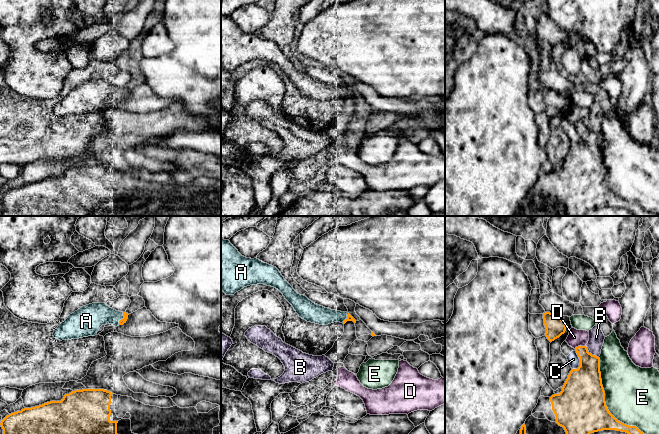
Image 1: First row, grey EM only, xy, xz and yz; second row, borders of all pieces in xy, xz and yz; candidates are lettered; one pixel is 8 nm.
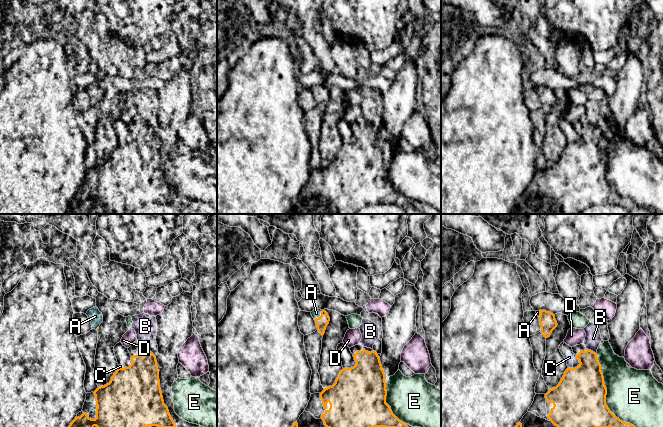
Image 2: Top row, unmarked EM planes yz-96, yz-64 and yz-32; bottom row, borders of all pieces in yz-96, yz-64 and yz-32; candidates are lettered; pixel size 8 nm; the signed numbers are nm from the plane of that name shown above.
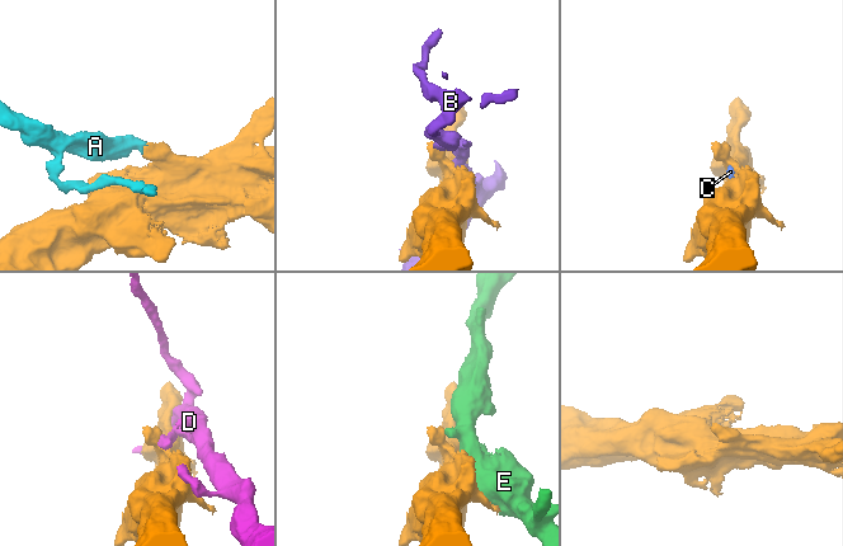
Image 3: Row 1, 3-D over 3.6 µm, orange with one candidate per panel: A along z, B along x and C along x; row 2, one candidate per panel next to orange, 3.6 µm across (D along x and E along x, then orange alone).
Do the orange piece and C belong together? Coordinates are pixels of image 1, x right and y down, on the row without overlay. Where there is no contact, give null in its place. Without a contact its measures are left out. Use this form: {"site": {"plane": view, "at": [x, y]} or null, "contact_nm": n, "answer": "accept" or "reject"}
{"site": {"plane": "yz", "at": [575, 145]}, "contact_nm": 70, "answer": "reject"}

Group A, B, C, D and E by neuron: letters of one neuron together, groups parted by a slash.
A / B / C / D / E

